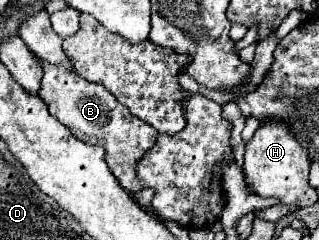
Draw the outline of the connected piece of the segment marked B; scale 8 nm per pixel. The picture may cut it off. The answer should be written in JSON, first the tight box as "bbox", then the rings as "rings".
{"bbox":[39,63,157,193],"rings":[[[43,63],[43,71],[45,73],[43,73],[39,97],[43,97],[49,111],[77,139],[91,143],[91,145],[99,145],[105,149],[109,169],[113,171],[113,175],[119,179],[119,183],[127,191],[135,193],[135,191],[143,189],[143,185],[139,185],[139,179],[135,177],[135,161],[147,149],[151,149],[151,145],[155,143],[155,137],[157,137],[155,129],[149,123],[145,123],[143,119],[127,113],[127,107],[121,105],[113,97],[113,93],[103,89],[103,85],[95,85],[95,83],[79,77],[77,73],[71,71],[71,67]]]}

